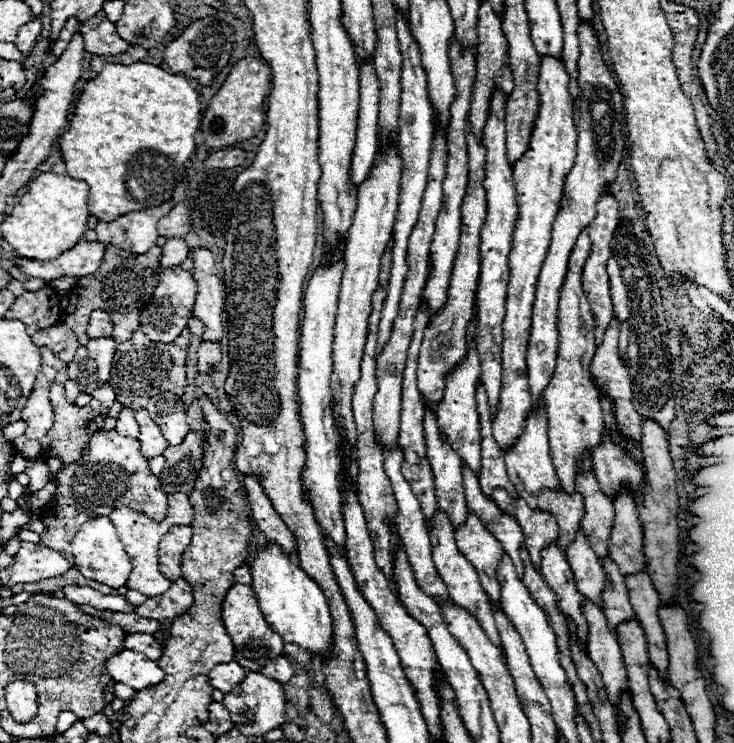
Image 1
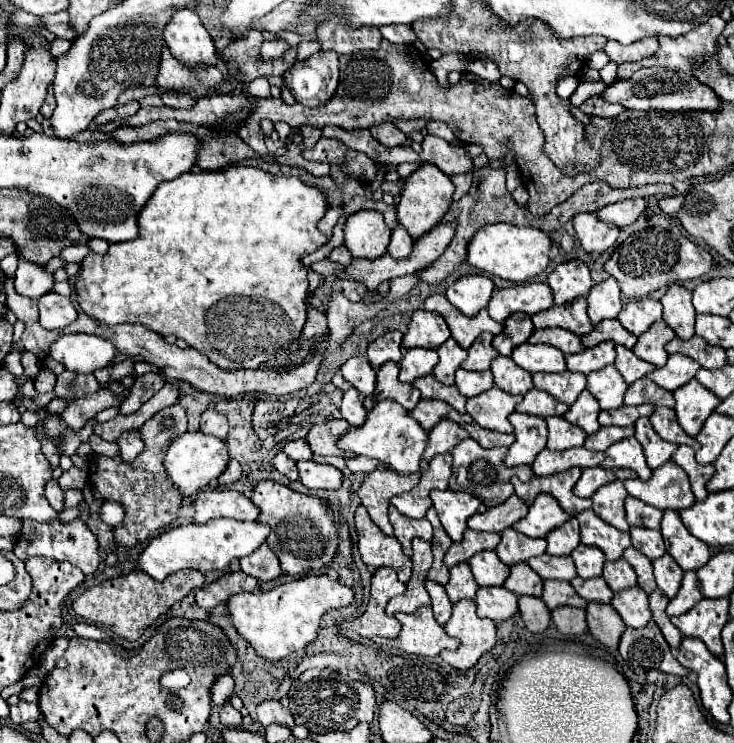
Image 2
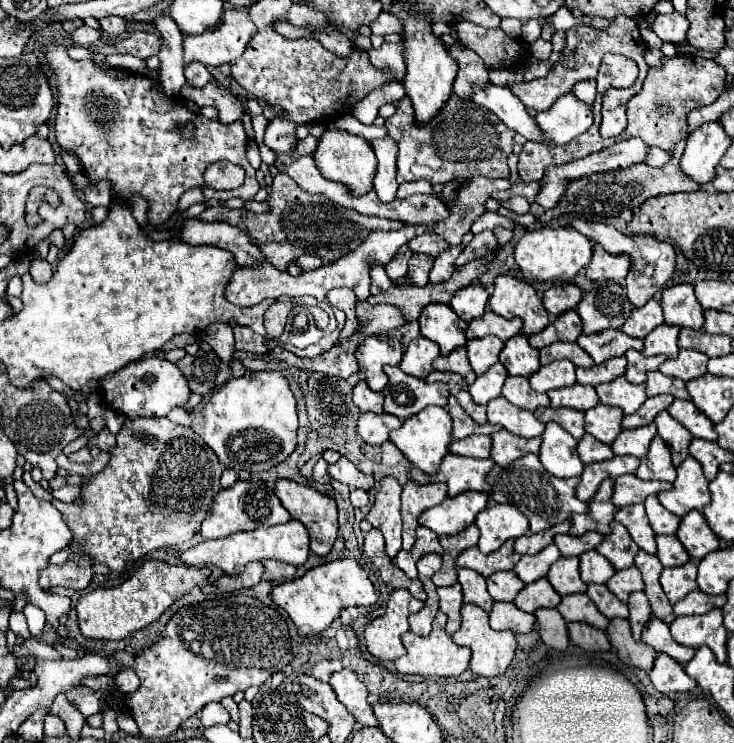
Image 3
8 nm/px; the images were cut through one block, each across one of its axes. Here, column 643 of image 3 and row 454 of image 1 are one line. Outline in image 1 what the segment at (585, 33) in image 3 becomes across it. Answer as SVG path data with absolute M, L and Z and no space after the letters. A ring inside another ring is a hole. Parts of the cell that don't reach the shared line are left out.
M62 368L62 370L58 372L54 384L52 384L52 390L50 390L50 400L52 400L52 406L54 406L54 426L52 426L52 430L46 434L46 438L38 440L38 442L40 442L40 460L48 462L50 458L58 456L60 462L62 462L62 468L64 468L66 464L72 464L74 460L80 460L82 452L88 448L86 442L90 440L90 436L94 436L94 434L102 428L104 420L108 418L110 406L116 402L116 394L114 394L112 386L106 382L106 384L102 384L102 388L98 388L98 390L92 394L92 400L90 400L88 406L78 408L76 404L70 404L70 402L66 400L66 396L64 396L64 382L66 382L66 378L68 378L66 368Z

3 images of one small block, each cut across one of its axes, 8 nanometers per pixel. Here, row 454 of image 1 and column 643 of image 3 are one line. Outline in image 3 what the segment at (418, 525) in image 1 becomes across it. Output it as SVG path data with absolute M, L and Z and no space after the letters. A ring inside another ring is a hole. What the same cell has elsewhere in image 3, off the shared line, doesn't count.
M620 376L608 384L598 384L596 392L598 392L602 404L622 408L624 414L634 414L648 398L644 392L644 384L630 384L630 382L626 382L624 376Z

